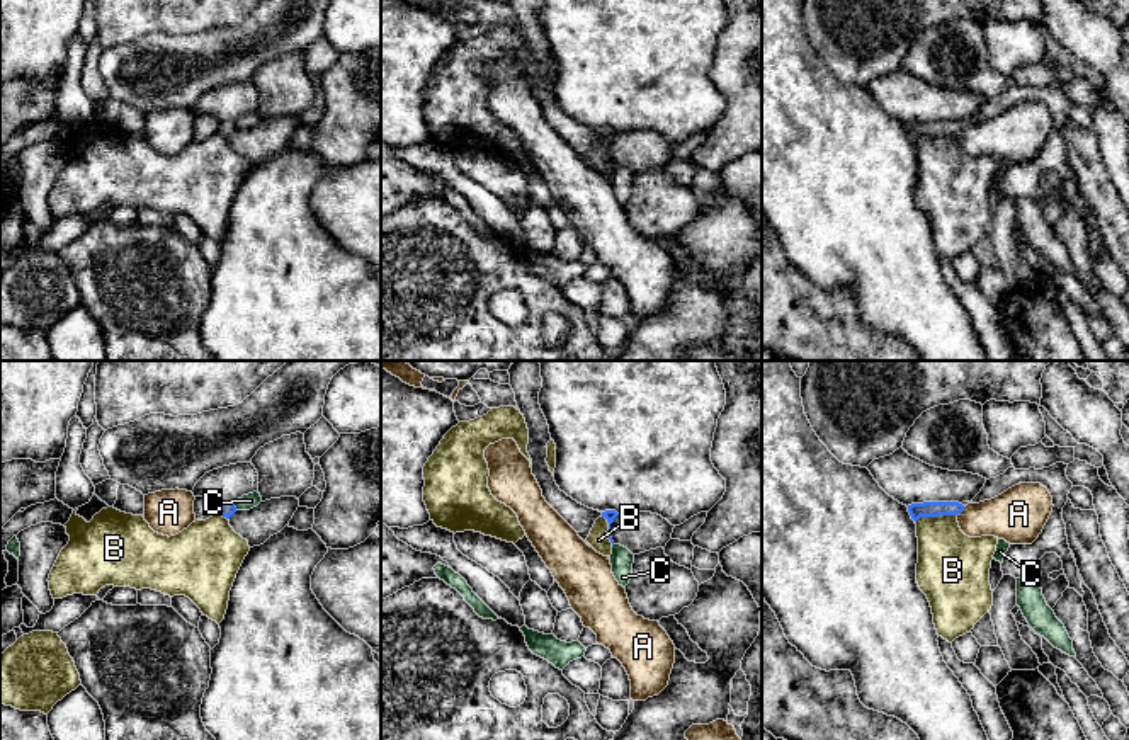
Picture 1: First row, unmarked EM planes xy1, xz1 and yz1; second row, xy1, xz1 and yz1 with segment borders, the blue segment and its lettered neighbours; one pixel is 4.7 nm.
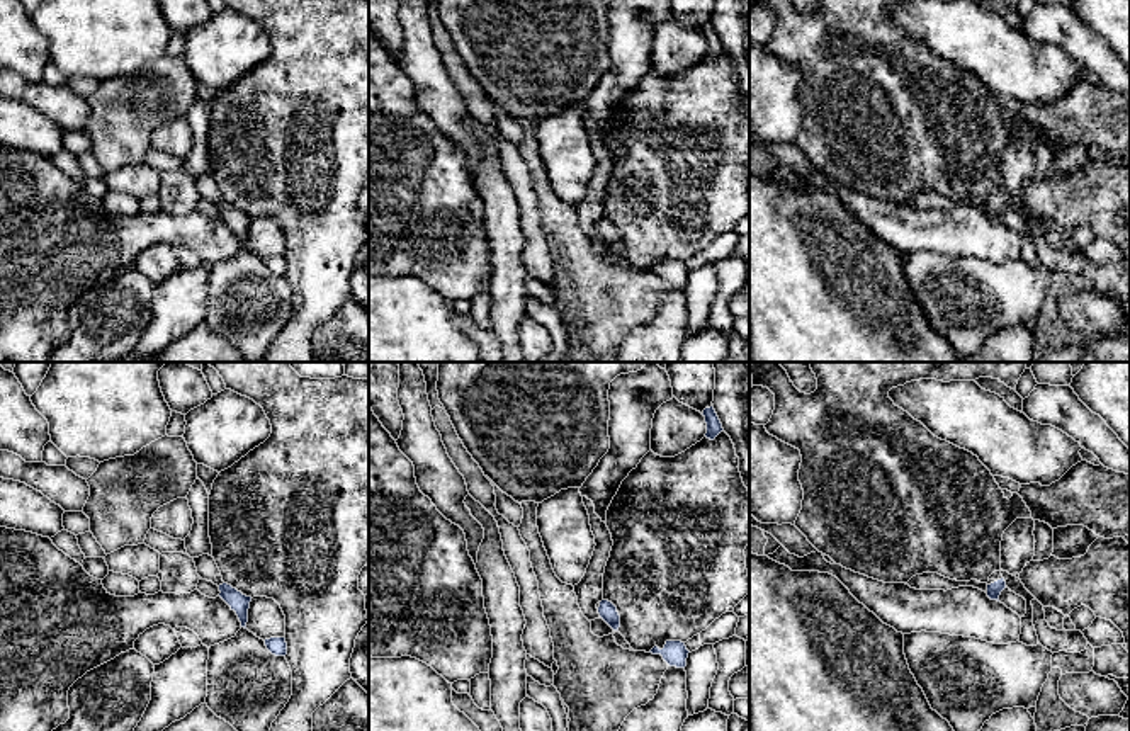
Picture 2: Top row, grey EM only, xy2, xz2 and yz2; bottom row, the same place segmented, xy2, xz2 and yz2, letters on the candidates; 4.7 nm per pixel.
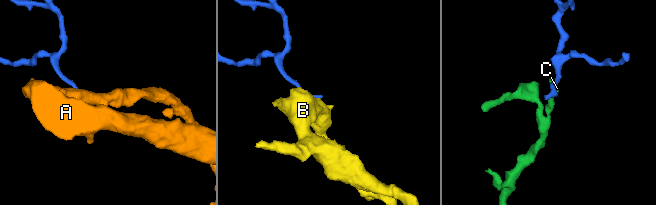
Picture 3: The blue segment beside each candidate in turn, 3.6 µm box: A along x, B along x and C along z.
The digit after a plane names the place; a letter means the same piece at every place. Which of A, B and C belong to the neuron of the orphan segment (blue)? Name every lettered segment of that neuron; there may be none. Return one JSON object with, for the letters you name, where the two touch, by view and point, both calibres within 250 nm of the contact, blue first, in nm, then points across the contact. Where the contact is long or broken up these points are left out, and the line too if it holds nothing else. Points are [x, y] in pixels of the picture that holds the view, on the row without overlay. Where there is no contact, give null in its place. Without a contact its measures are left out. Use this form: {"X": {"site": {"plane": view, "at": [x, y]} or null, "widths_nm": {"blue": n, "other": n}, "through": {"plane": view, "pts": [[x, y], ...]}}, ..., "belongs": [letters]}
{"belongs": []}

